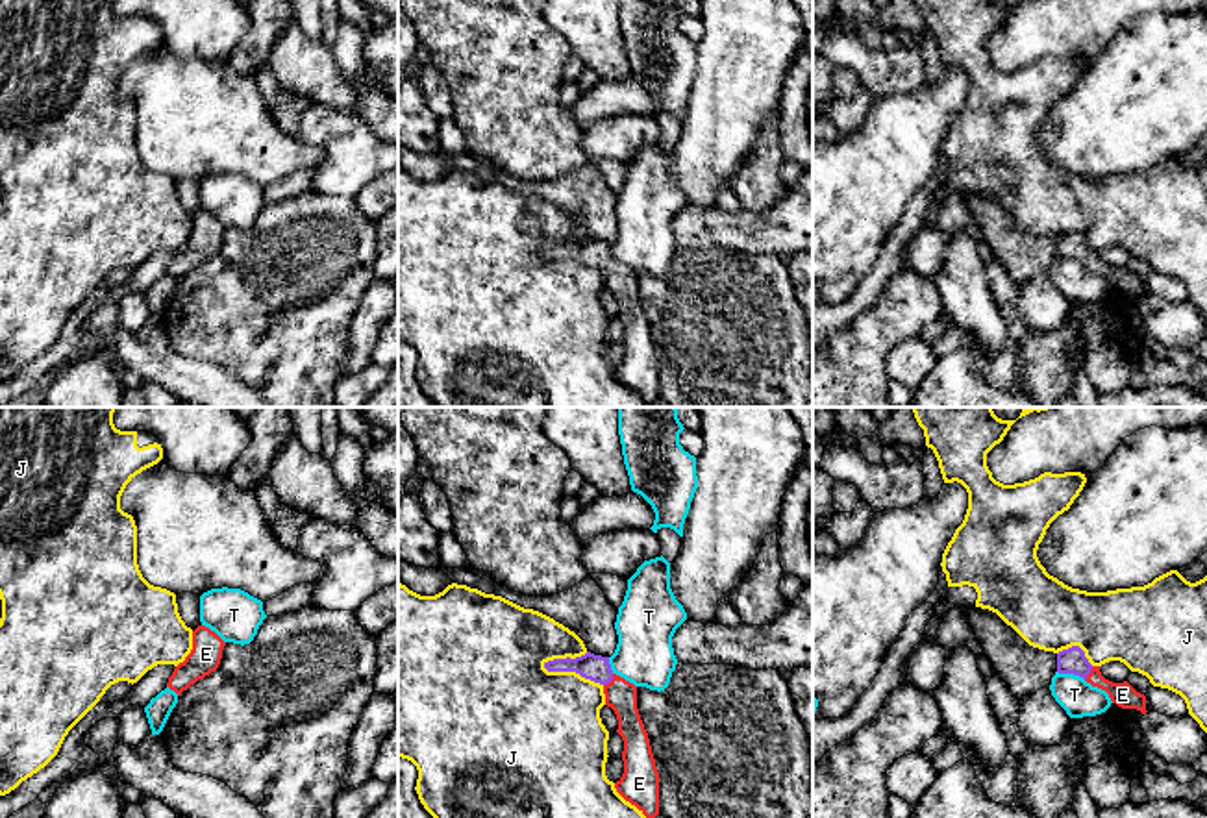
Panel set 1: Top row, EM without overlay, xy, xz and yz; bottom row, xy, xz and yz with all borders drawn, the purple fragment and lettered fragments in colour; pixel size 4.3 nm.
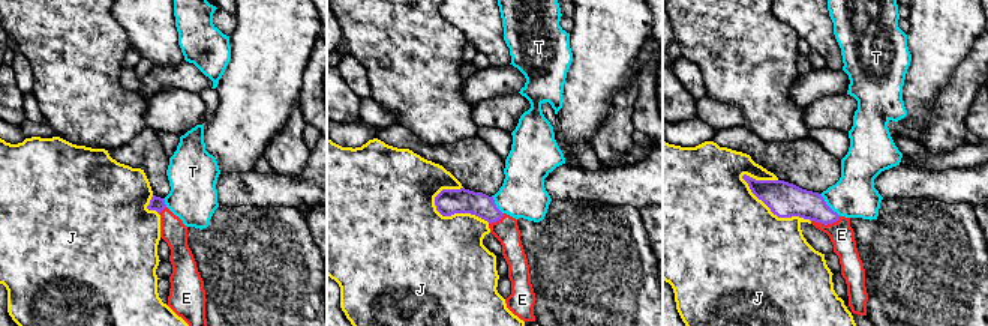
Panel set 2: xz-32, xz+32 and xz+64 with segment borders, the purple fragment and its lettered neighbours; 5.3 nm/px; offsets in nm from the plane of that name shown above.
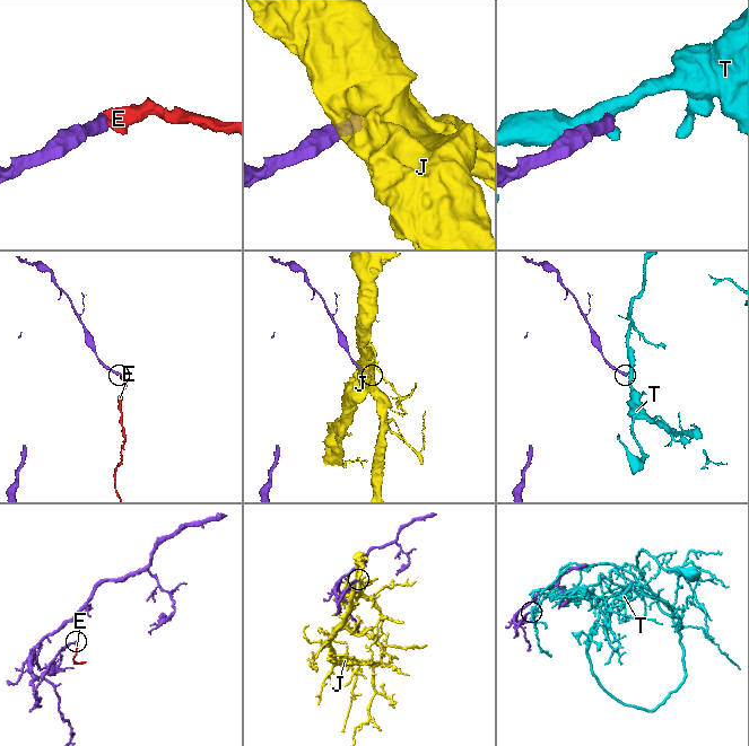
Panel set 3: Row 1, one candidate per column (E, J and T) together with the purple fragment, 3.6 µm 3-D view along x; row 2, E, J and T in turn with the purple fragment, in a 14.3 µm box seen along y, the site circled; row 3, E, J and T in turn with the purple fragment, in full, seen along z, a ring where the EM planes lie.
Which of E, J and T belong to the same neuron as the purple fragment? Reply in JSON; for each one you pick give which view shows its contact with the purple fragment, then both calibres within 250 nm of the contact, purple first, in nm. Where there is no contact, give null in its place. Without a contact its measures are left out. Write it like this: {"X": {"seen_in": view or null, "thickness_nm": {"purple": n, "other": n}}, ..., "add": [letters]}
{"E": {"seen_in": "xz", "thickness_nm": {"purple": 120, "other": 140}}, "add": ["E"]}

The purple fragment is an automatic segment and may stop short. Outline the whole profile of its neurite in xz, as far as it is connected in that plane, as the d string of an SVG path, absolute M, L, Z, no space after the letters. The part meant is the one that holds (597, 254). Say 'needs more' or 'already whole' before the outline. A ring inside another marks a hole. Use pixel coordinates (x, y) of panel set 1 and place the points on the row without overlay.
needs more; M591 237L576 244L548 246L544 254L548 257L576 257L604 272L605 291L615 296L618 305L616 318L624 326L624 359L615 368L615 374L646 405L655 403L659 400L659 357L637 294L637 272L611 255L609 242Z

